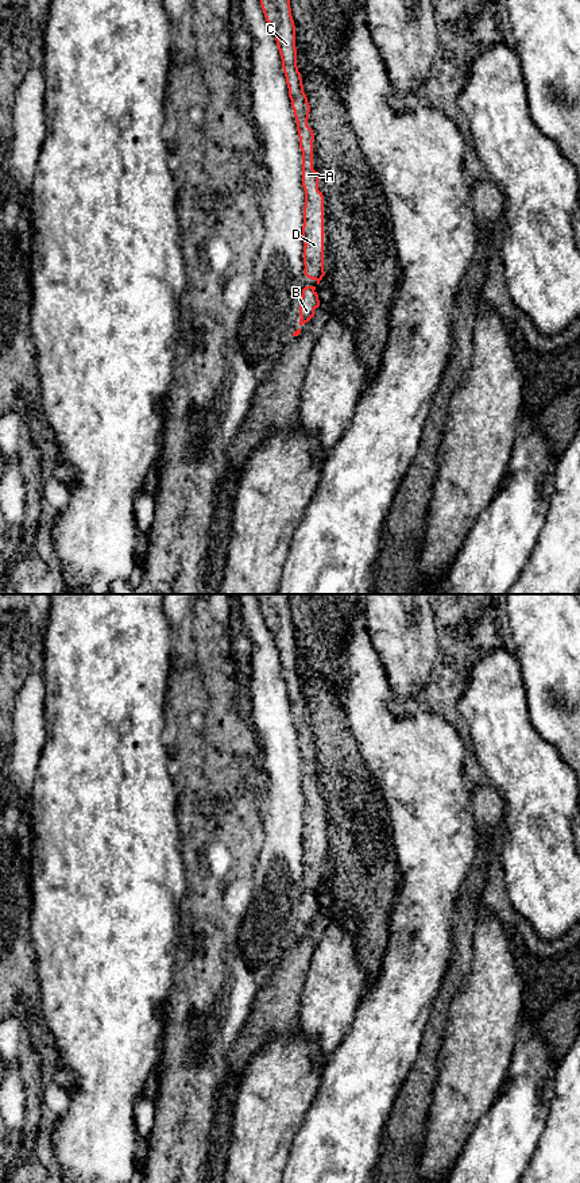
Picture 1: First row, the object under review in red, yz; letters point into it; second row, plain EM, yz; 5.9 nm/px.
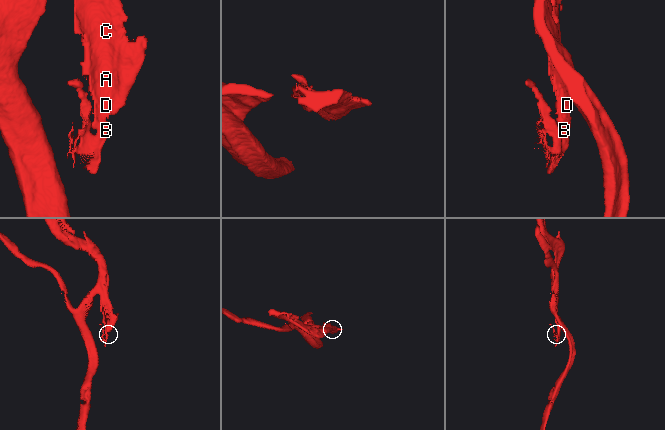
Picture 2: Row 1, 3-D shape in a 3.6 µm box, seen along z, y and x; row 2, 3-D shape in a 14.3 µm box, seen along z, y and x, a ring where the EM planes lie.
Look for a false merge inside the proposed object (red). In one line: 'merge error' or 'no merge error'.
no merge error

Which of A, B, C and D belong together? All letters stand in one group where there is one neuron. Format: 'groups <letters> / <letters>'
groups A B C D

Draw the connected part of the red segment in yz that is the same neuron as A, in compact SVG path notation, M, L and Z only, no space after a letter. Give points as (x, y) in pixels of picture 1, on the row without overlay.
M258 594L260 610L270 629L277 651L282 664L282 673L286 682L286 689L289 693L289 702L291 705L291 713L294 716L297 736L299 743L299 754L302 756L302 791L305 795L305 810L303 810L303 831L302 831L302 844L303 844L303 879L316 885L317 890L325 880L324 876L324 801L318 795L318 777L313 774L313 735L308 731L310 710L308 702L303 697L301 678L297 671L297 654L295 654L295 631L291 621L289 594Z

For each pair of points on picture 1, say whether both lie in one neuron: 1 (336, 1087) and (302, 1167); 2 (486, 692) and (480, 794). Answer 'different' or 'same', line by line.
1: same
2: different

